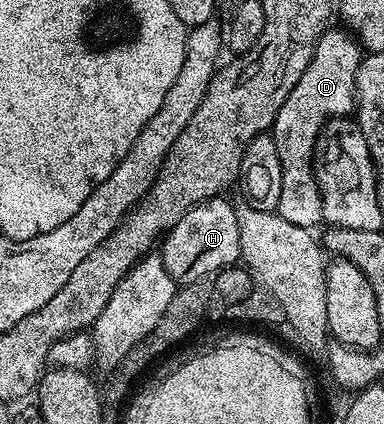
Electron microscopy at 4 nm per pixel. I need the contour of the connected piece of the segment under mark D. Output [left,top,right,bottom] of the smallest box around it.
[270,29,362,229]

